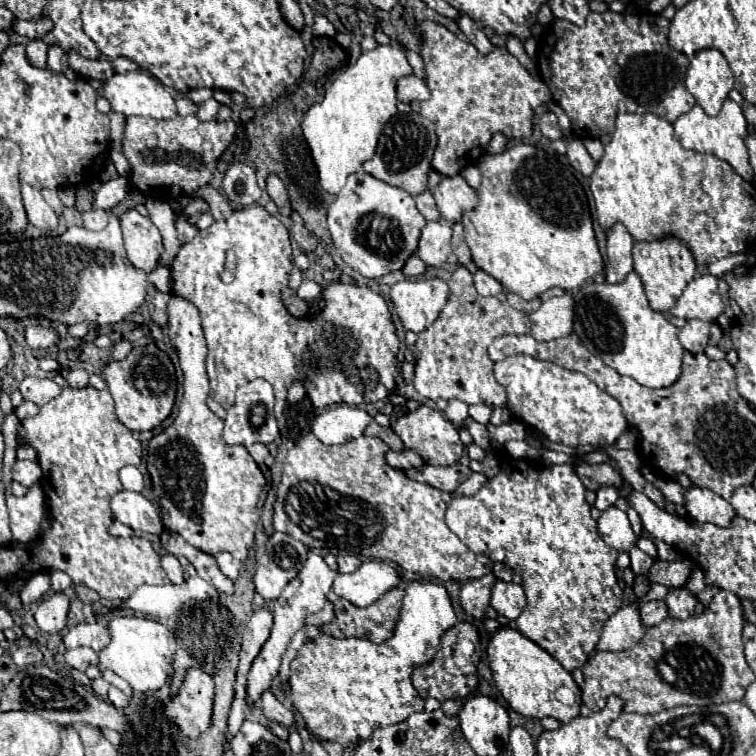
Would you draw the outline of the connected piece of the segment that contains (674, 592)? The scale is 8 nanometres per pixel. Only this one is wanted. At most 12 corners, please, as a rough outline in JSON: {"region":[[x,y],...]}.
{"region":[[672,588],[664,598],[670,616],[680,620],[694,614],[696,596]]}

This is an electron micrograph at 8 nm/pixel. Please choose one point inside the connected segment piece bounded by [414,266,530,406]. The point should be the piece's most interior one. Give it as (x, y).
(453, 362)

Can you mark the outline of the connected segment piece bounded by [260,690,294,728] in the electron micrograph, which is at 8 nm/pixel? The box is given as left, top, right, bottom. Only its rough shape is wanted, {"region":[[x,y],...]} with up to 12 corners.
{"region":[[270,690],[260,698],[268,720],[286,728],[294,726],[294,712]]}

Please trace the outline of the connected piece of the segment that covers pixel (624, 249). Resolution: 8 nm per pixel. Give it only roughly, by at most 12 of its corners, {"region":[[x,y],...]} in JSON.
{"region":[[624,224],[608,230],[606,282],[632,272],[634,238]]}

